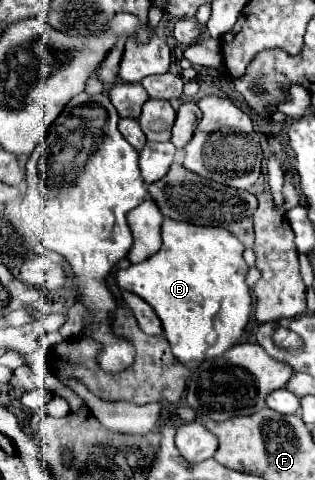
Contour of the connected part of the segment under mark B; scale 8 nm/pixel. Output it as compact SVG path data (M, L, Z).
M170 218L162 224L162 248L148 260L132 264L126 270L116 272L116 282L120 288L130 290L144 298L158 318L162 320L164 334L170 342L172 354L182 364L204 362L222 356L226 350L238 344L242 332L252 318L252 294L246 284L248 264L242 258L244 244L238 242L230 232L212 226L196 226L186 222L174 222Z

